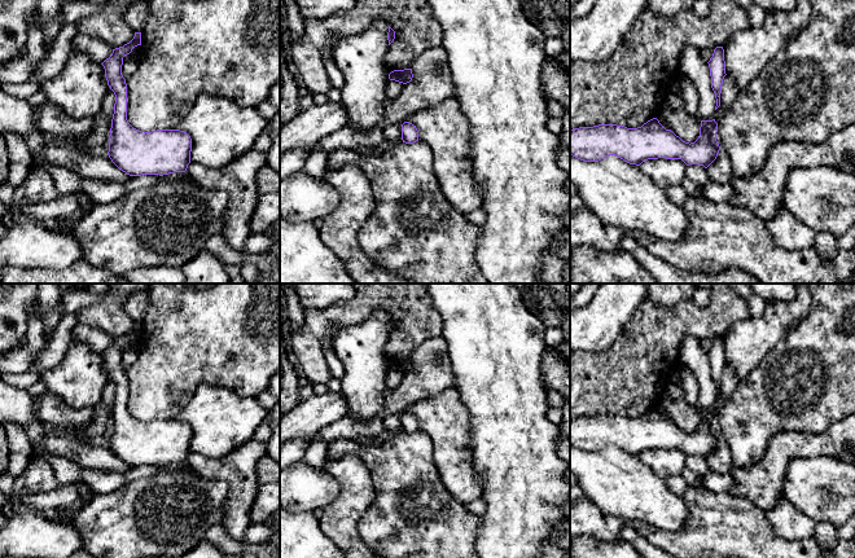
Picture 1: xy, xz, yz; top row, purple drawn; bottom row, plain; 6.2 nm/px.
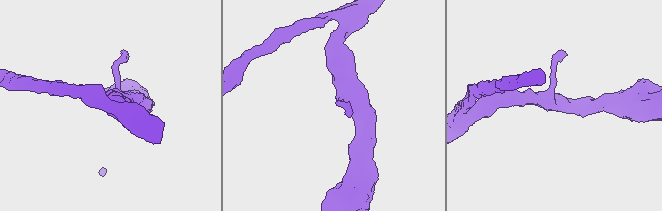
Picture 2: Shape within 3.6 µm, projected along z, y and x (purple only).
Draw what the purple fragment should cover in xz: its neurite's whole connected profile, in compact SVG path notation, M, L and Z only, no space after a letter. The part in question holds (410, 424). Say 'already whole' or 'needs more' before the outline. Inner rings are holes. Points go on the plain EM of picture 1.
already whole; M404 412L402 414L402 430L405 434L413 434L413 432L418 431L418 421L417 421L416 416L413 416L409 412Z

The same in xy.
already whole; M141 322L113 343L101 355L108 375L115 385L108 445L130 466L185 462L190 453L192 429L180 419L144 422L127 410L127 374L122 365L123 347L141 335Z

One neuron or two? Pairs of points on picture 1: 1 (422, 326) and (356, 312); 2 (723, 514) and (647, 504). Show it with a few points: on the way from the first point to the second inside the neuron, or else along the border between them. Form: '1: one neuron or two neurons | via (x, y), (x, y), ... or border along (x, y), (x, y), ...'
1: one neuron | via (406, 310), (399, 303), (373, 303)
2: two neurons | border along (682, 496), (685, 524), (665, 531)

